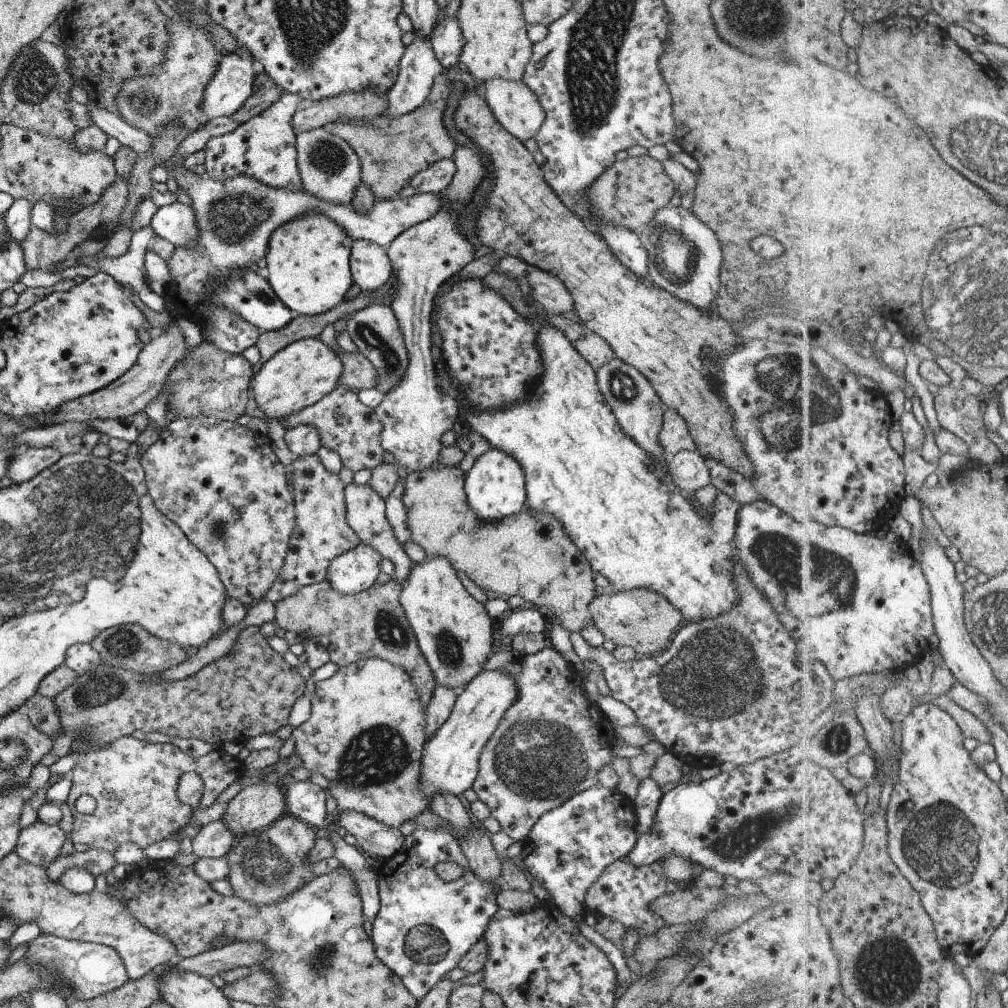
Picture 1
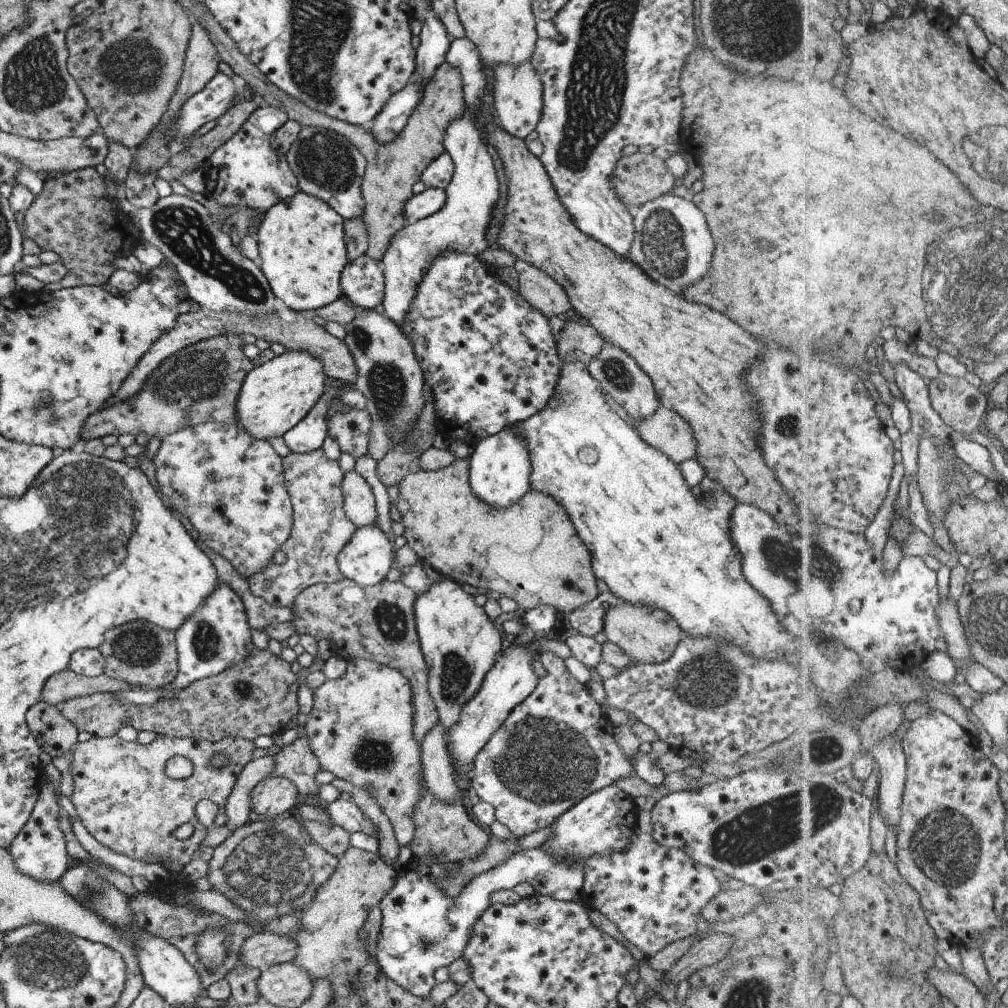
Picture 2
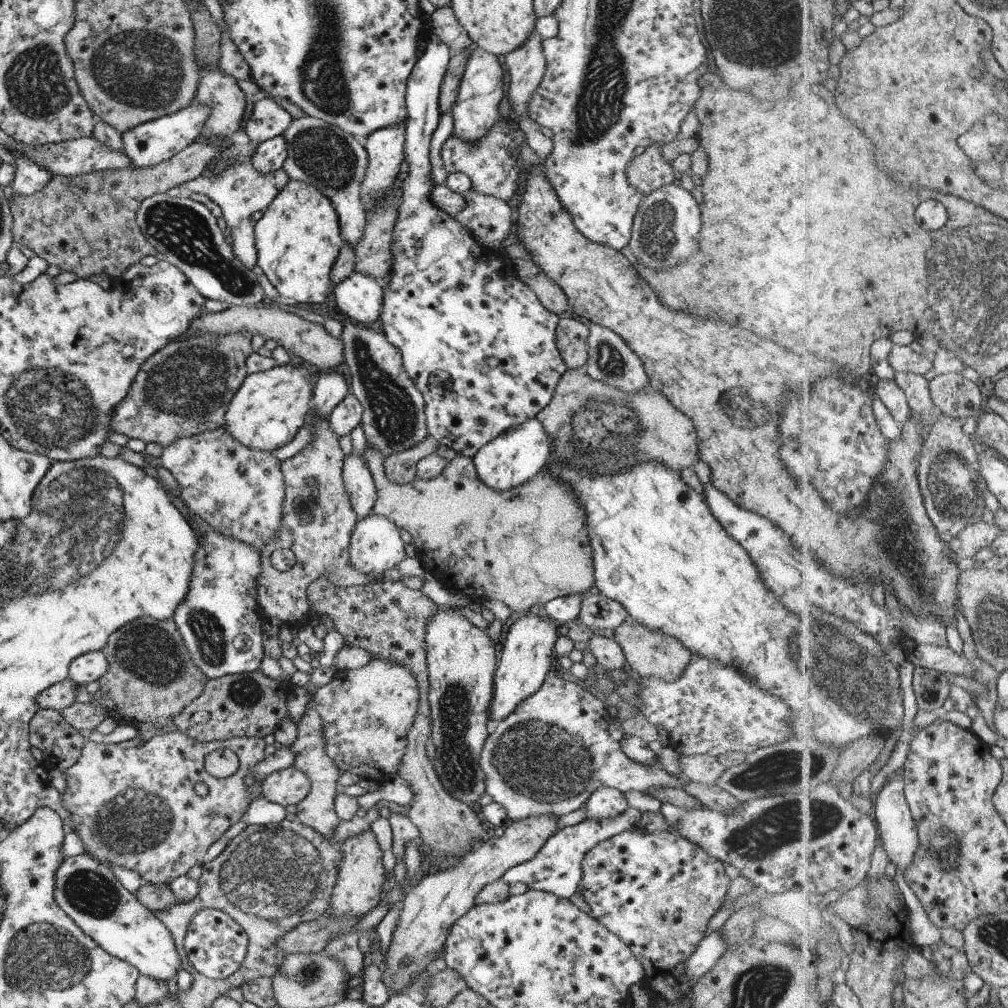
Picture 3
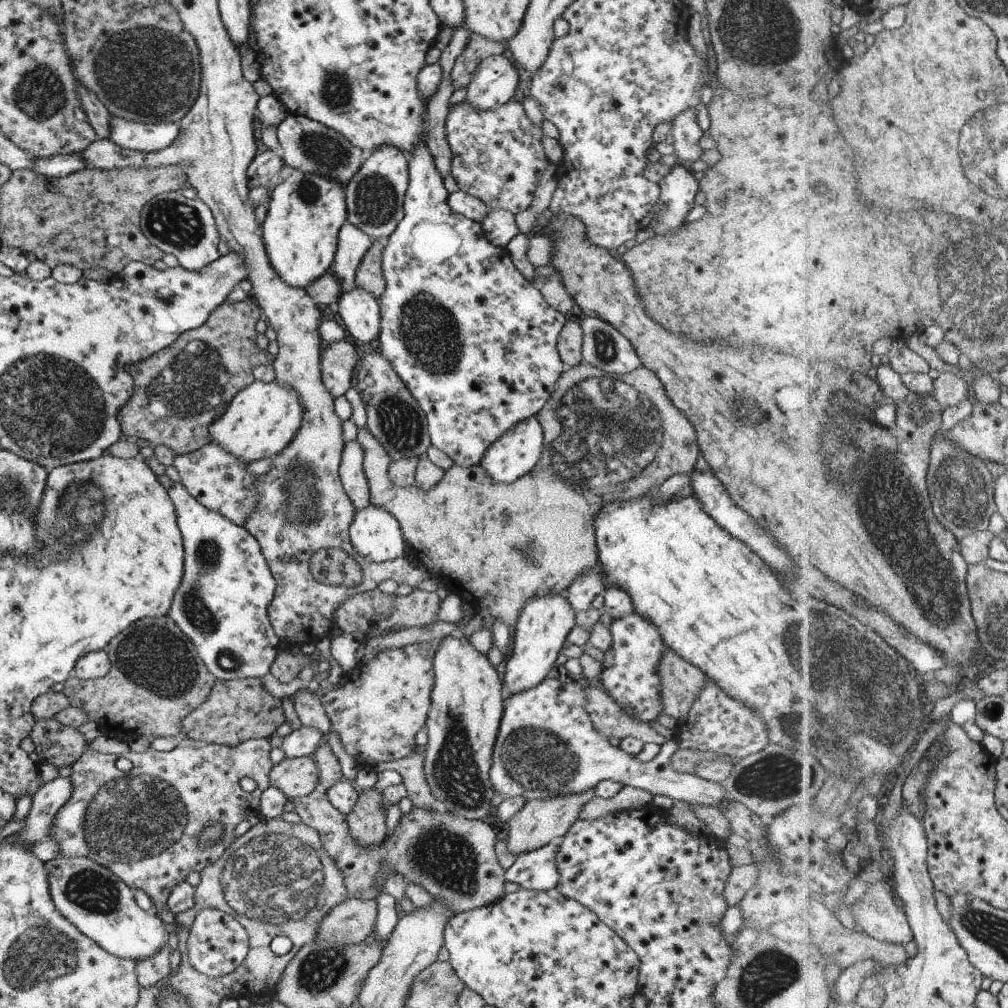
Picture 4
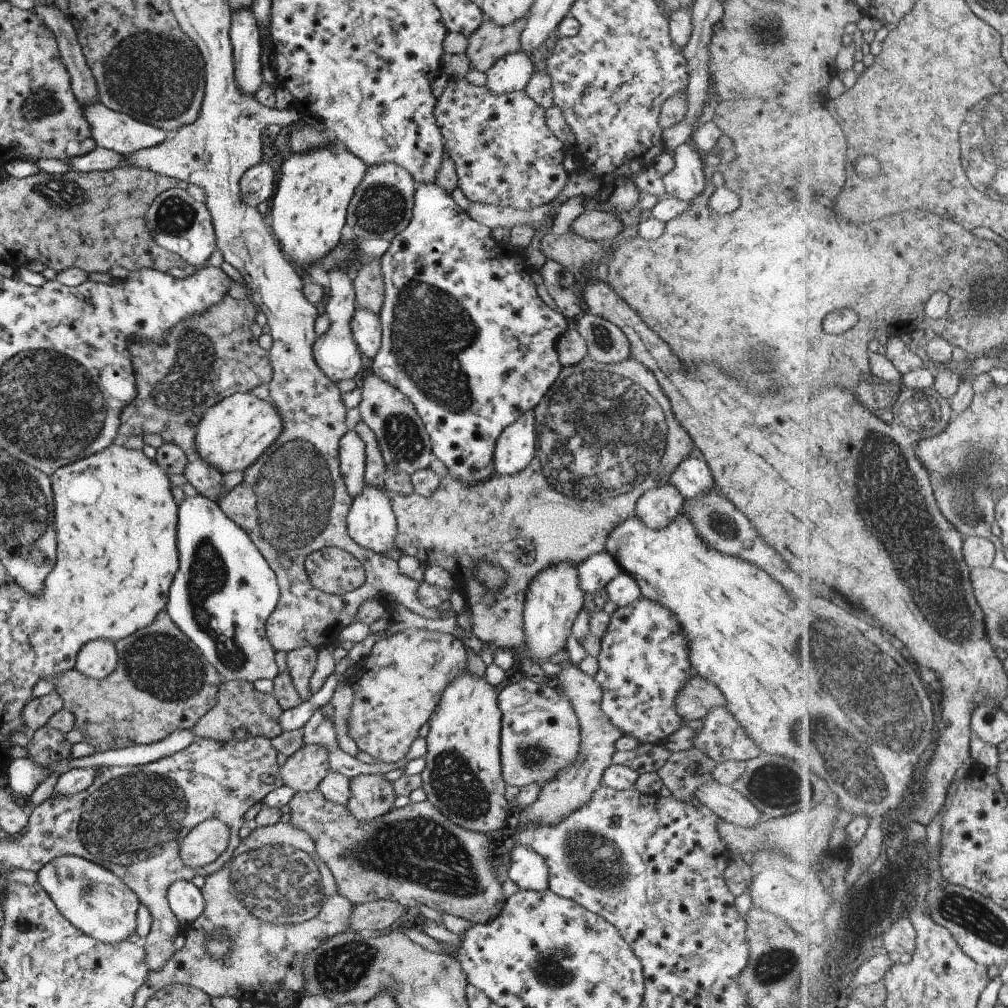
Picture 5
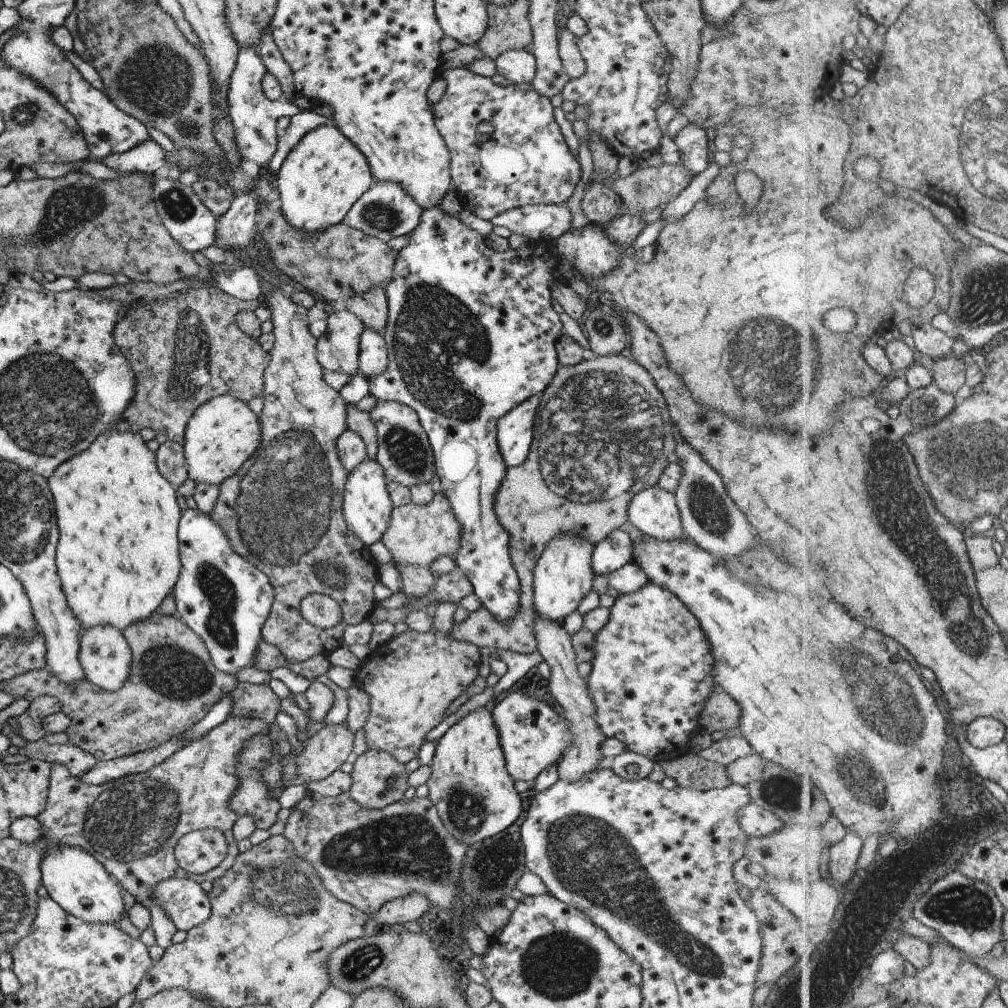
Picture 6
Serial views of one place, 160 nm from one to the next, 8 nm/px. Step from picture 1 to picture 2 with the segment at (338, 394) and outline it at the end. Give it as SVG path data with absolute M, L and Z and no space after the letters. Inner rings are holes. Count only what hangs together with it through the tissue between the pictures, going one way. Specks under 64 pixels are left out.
M337 398L327 405L327 435L334 438L340 452L347 452L353 458L359 458L368 452L369 415L365 409L355 410L345 407Z

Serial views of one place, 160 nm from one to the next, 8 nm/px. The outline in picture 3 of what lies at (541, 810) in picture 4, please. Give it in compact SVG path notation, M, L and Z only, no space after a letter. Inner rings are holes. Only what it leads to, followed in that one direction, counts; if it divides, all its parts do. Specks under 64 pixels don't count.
M557 815L509 821L500 838L487 835L487 840L465 854L459 865L433 874L425 874L414 887L406 891L399 902L399 915L384 955L384 967L380 966L380 977L388 990L388 995L406 992L410 981L418 973L429 968L432 959L440 952L452 922L465 914L474 904L476 892L484 884L501 878L508 868L533 858L542 844L557 832L557 821Z

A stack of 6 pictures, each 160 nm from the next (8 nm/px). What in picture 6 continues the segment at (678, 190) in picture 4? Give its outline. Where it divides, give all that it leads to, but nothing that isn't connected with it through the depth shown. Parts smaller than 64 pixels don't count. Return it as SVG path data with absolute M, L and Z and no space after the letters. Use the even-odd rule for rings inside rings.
M687 123L673 138L677 145L681 164L690 170L694 177L705 170L710 154L707 150L705 131L697 125Z

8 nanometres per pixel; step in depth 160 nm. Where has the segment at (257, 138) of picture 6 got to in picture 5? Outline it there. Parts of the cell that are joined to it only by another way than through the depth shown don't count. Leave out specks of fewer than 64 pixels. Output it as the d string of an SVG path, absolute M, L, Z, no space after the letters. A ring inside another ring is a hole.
M249 9L231 11L228 32L234 64L234 79L242 95L254 96L264 83L261 76L259 35L256 20Z

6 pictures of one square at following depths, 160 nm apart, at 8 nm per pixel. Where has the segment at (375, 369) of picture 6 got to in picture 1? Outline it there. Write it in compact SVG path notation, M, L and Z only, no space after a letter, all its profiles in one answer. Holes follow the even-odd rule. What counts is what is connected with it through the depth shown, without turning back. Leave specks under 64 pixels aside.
M363 239L354 241L348 261L352 284L363 292L379 290L391 276L391 263L384 248L377 243Z

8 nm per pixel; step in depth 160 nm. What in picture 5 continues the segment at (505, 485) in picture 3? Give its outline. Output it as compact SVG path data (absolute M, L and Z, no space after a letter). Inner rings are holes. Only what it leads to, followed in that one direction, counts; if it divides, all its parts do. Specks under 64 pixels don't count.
M534 411L521 413L499 433L492 458L497 475L518 473L535 456L536 428Z

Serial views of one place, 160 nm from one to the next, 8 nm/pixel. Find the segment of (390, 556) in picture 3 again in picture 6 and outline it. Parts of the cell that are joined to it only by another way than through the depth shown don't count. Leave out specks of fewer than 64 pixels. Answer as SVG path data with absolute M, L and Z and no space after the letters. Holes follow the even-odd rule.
M373 459L363 460L353 471L347 474L342 498L342 518L353 534L363 541L365 546L381 540L390 521L393 510L386 490L387 481L384 479L381 466Z

